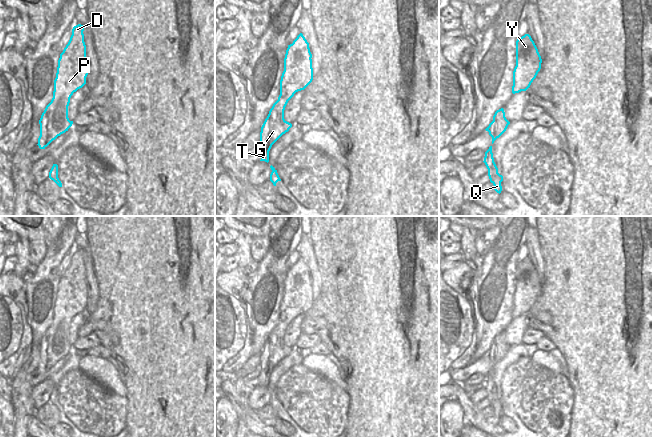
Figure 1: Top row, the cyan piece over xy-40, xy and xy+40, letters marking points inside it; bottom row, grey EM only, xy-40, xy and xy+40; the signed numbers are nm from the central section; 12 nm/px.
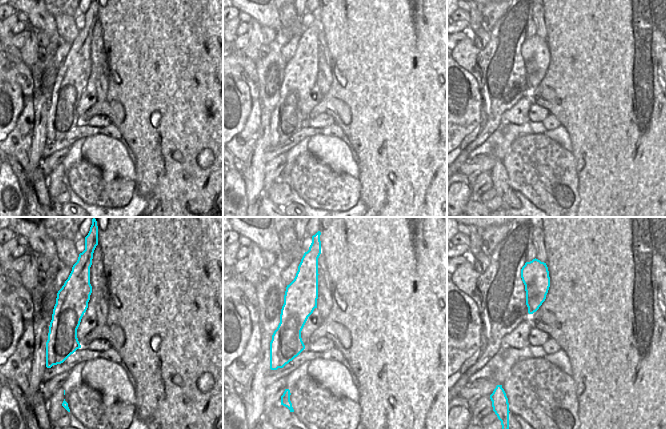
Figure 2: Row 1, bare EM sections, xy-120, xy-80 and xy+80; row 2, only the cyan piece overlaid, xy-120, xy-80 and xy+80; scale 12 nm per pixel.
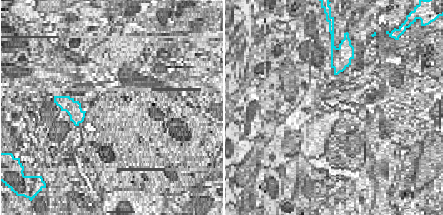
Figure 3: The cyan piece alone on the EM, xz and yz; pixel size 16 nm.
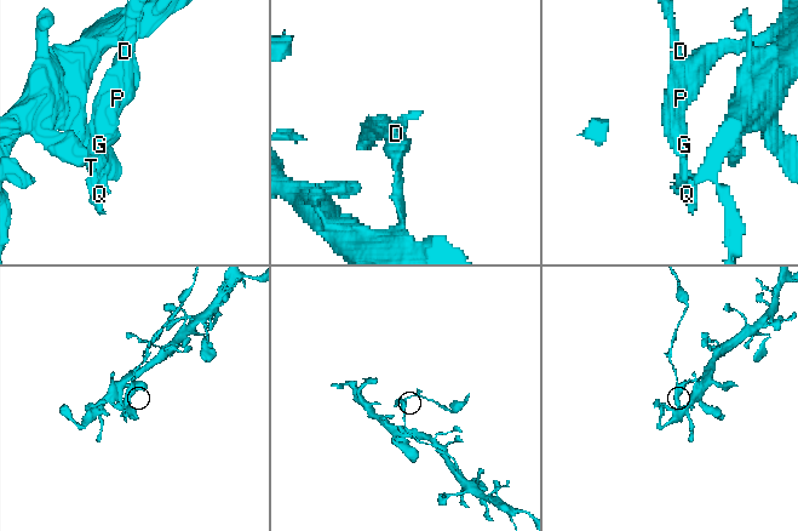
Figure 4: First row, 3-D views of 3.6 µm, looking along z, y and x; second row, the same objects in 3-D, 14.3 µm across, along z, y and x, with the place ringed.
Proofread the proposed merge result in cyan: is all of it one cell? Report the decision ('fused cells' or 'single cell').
fused cells

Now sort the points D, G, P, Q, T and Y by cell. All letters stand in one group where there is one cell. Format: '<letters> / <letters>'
D G P Q T / Y

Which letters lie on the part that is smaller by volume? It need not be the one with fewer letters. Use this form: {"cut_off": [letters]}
{"cut_off": ["D", "G", "P", "Q", "T"]}

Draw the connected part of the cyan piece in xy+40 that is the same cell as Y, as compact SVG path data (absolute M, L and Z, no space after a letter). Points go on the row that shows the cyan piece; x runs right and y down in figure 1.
M525 34L516 41L516 55L520 55L522 53L529 55L533 62L532 75L529 79L529 82L532 83L541 69L542 59L529 34Z

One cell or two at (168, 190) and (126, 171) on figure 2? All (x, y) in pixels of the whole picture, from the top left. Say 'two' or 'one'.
two

